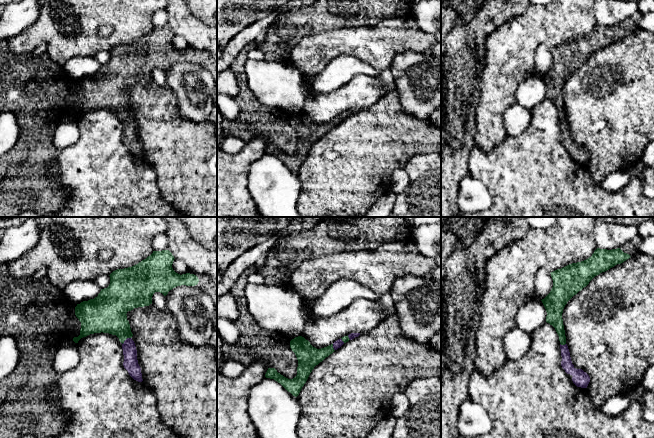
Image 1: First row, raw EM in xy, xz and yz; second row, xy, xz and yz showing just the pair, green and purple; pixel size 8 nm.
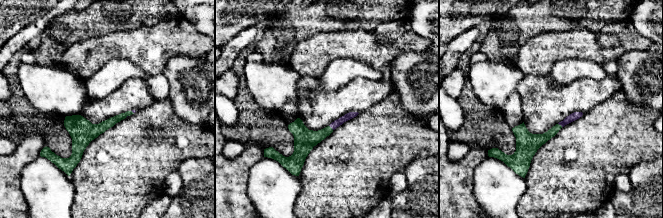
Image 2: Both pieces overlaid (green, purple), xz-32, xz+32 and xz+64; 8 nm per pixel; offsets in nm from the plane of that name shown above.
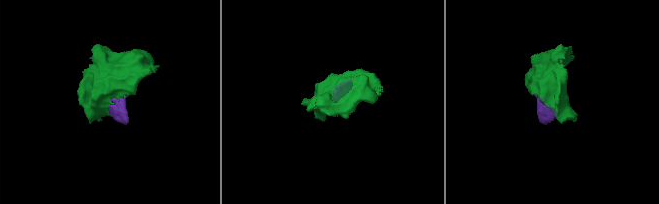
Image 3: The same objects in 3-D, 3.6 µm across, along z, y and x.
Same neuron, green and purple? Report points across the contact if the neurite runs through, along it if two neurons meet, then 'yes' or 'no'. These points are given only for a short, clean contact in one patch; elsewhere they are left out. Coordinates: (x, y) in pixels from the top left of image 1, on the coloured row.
yes

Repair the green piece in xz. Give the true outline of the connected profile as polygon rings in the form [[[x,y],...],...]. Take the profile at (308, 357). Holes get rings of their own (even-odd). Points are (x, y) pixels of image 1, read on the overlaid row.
[[[351,333],[321,349],[313,347],[310,342],[302,336],[295,337],[290,341],[290,348],[295,353],[298,360],[297,375],[293,379],[288,379],[278,373],[275,368],[268,368],[265,377],[274,379],[293,396],[297,397],[314,367],[340,348],[344,343],[359,335],[360,333]]]

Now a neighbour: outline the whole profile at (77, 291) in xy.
[[[75,280],[65,287],[63,293],[69,302],[80,304],[94,299],[100,291],[101,288],[93,280]]]

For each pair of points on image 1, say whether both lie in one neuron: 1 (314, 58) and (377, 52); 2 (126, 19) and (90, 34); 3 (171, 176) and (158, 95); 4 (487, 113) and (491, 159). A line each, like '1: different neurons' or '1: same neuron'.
1: same neuron
2: same neuron
3: same neuron
4: different neurons

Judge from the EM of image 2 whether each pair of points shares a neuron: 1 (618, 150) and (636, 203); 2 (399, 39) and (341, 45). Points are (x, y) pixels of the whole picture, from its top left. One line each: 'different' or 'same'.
1: different
2: same

